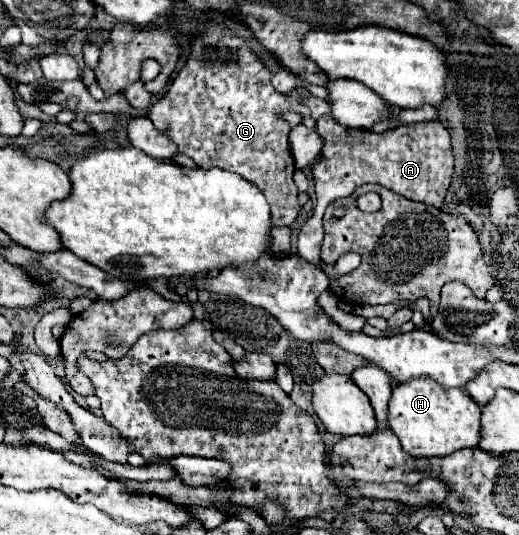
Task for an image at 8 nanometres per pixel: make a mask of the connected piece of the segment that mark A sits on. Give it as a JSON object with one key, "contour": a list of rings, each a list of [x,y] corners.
{"contour":[[[324,114],[316,122],[316,132],[324,138],[324,148],[318,162],[312,164],[316,190],[314,214],[298,234],[296,248],[304,260],[314,264],[320,262],[320,242],[324,238],[322,212],[326,210],[326,206],[336,198],[350,196],[358,186],[366,182],[376,182],[400,194],[402,198],[442,208],[452,180],[454,154],[450,146],[450,134],[438,120],[416,122],[388,130],[384,134],[374,134],[358,128],[344,128],[336,124],[328,114]]]}

